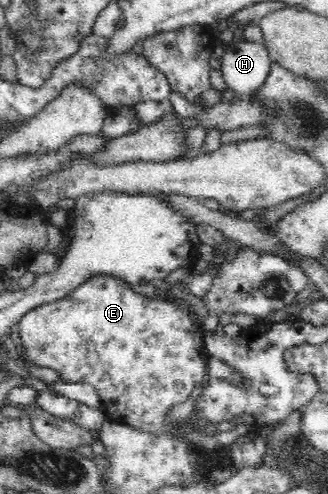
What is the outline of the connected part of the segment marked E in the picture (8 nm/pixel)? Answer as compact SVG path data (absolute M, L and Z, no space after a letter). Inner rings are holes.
M96 275L82 282L75 290L71 291L71 294L65 296L65 298L43 303L41 306L36 306L33 310L27 311L27 314L24 314L20 318L18 324L21 329L19 330L21 343L24 346L24 352L26 352L25 358L21 356L23 361L25 363L31 363L31 365L53 369L60 374L60 380L63 382L86 382L94 386L102 402L101 408L107 414L108 418L125 423L129 427L133 427L139 431L147 431L147 433L153 433L155 435L163 433L163 435L171 435L171 437L177 437L177 439L187 439L182 434L176 432L177 427L191 426L194 430L198 430L201 425L200 420L194 415L189 415L180 424L165 419L167 410L176 404L181 404L189 400L191 394L193 394L193 390L197 386L204 385L207 379L207 374L205 373L207 362L203 341L205 331L197 322L193 322L188 306L185 306L185 304L182 306L179 302L176 302L176 299L163 298L153 300L153 297L141 295L140 293L134 292L130 287L127 287L127 282L125 283L123 278L117 278L111 275Z

